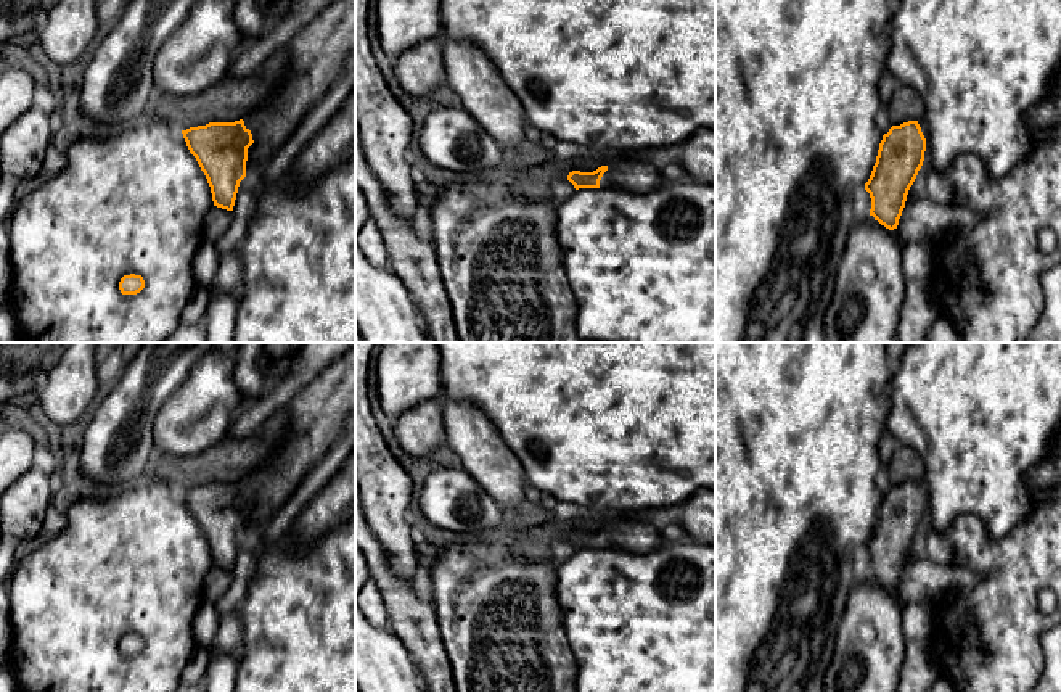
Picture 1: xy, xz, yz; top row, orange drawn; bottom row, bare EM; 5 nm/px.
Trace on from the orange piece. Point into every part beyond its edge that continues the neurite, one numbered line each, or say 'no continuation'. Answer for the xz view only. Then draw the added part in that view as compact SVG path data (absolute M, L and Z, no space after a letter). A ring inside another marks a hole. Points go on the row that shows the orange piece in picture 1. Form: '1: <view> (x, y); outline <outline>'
1: xz (629, 174); outline M622 159L611 163L600 180L600 188L624 190L624 192L651 192L656 190L666 179L659 169L646 161Z

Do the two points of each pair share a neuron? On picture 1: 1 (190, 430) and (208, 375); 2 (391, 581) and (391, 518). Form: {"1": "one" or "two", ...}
{"1": "one", "2": "two"}

